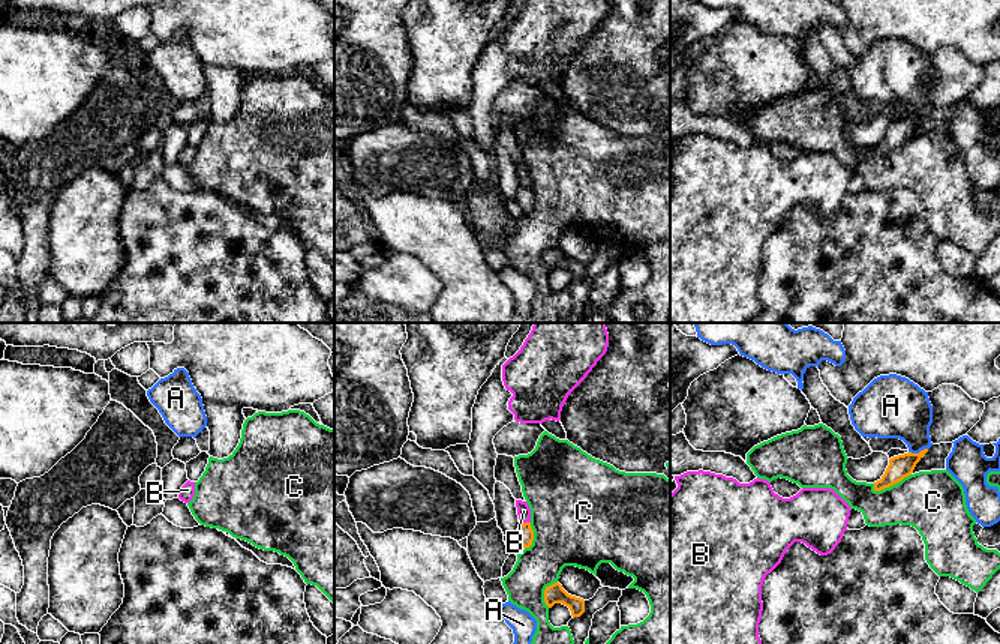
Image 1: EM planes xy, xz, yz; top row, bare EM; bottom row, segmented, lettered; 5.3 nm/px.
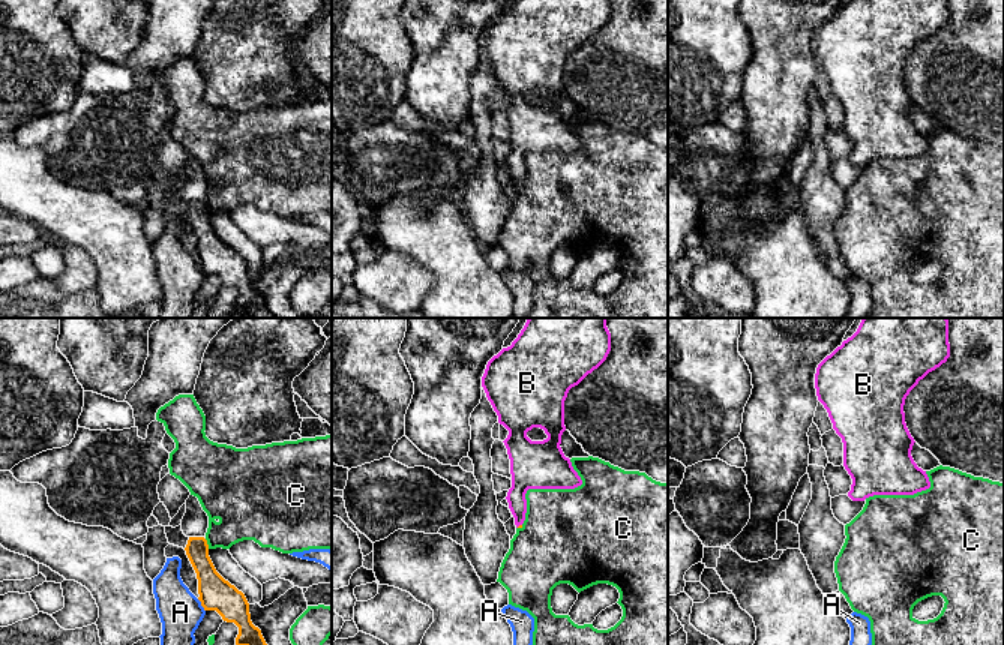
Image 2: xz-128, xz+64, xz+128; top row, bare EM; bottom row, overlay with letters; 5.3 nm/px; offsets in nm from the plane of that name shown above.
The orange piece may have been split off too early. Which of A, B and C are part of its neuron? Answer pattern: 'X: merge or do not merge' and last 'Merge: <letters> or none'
A: do not merge
B: merge
C: do not merge
Merge: B

